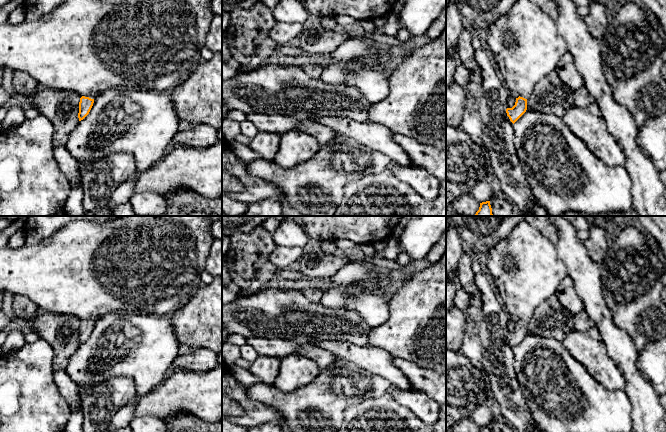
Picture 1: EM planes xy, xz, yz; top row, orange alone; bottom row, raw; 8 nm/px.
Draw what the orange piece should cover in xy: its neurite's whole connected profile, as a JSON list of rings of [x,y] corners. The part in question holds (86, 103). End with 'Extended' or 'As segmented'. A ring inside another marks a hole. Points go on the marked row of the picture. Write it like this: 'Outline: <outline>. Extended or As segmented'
Outline: [[[67,0],[35,21],[24,21],[18,25],[8,22],[0,24],[0,68],[24,71],[31,75],[39,86],[77,92],[82,96],[78,113],[79,121],[81,121],[89,114],[94,99],[102,91],[126,87],[128,90],[155,90],[169,93],[181,85],[202,62],[200,52],[206,45],[206,37],[214,16],[211,0]]]. Extended

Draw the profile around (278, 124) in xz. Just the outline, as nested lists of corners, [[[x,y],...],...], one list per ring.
[[[261,113],[248,114],[246,119],[252,122],[258,131],[276,133],[279,135],[295,130],[302,122],[302,120],[293,117]]]

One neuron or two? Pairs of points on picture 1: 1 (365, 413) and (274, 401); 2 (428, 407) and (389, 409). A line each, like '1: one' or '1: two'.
1: two
2: two

